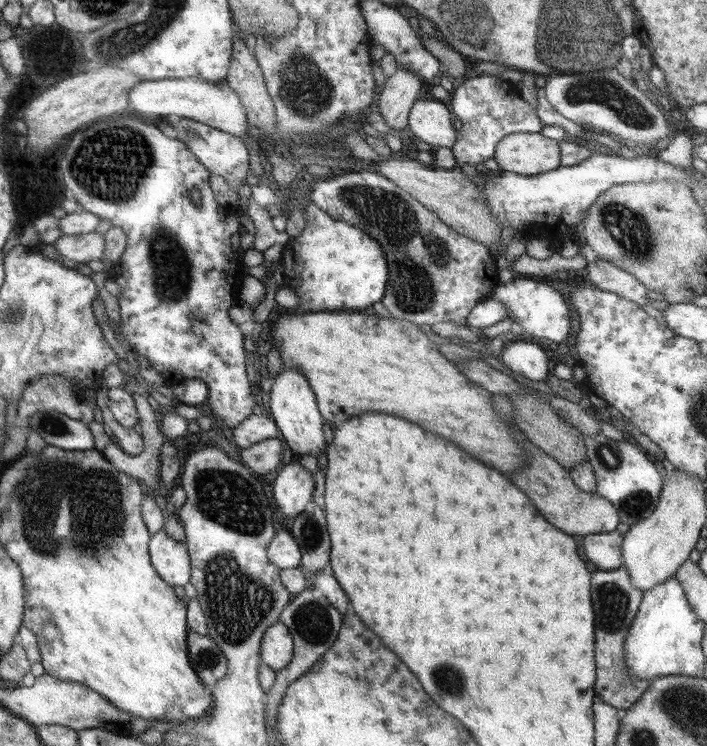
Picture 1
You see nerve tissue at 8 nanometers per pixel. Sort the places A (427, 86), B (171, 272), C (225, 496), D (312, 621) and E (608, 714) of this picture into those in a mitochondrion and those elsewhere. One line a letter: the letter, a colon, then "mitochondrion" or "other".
A: other
B: mitochondrion
C: mitochondrion
D: mitochondrion
E: other

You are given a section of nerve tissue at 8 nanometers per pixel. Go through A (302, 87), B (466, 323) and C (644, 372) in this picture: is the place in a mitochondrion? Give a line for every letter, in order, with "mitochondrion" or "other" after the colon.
A: mitochondrion
B: other
C: other

